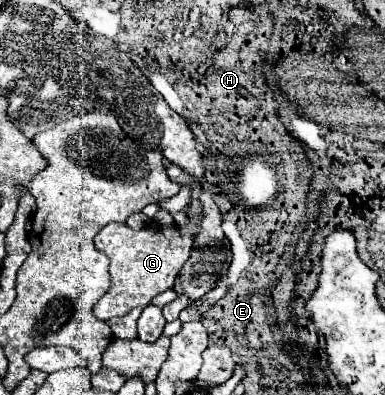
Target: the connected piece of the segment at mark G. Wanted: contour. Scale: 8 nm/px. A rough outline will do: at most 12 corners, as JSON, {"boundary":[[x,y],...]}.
{"boundary":[[106,225],[94,243],[112,285],[94,305],[102,321],[172,289],[198,233]]}

